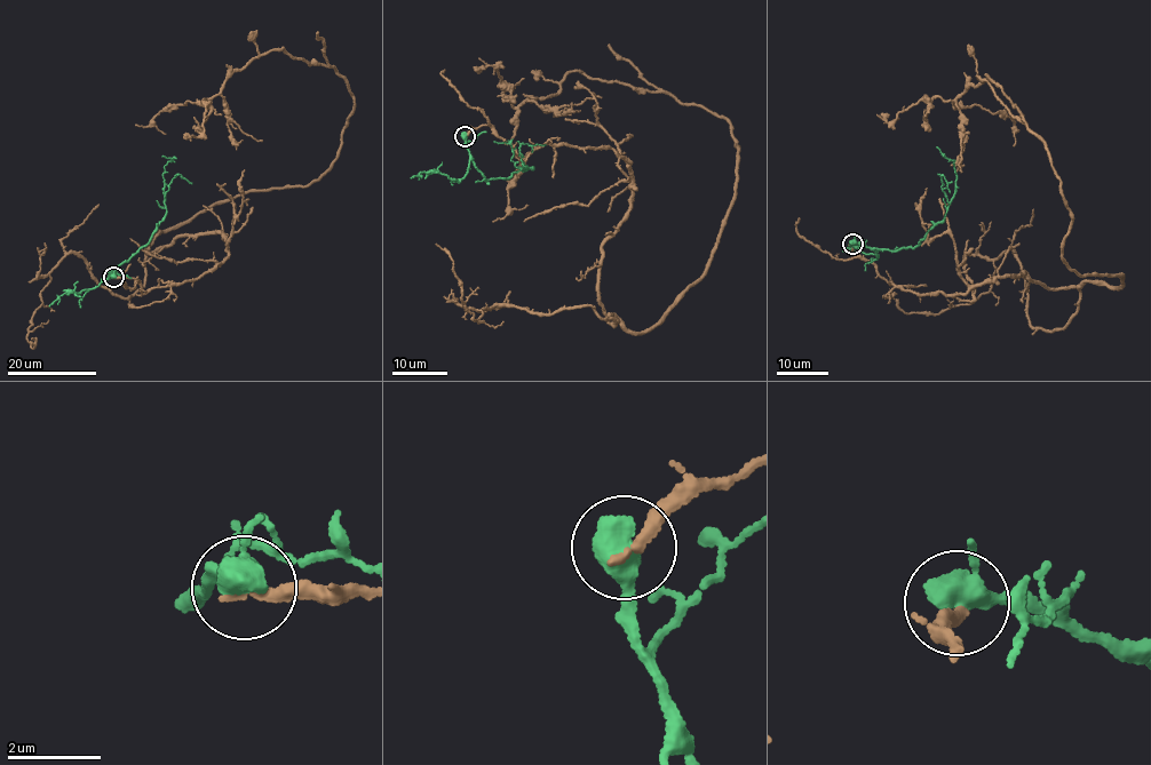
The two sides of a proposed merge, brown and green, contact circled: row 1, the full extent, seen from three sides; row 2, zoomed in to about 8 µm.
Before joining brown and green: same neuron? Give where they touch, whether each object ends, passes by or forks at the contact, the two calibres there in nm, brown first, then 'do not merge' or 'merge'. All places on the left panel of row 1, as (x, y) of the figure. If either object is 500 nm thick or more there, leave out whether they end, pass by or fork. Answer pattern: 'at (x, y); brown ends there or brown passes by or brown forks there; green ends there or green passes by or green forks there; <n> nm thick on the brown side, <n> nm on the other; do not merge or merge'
at (113, 277); 280 nm thick on the brown side, 550 nm on the other; do not merge

